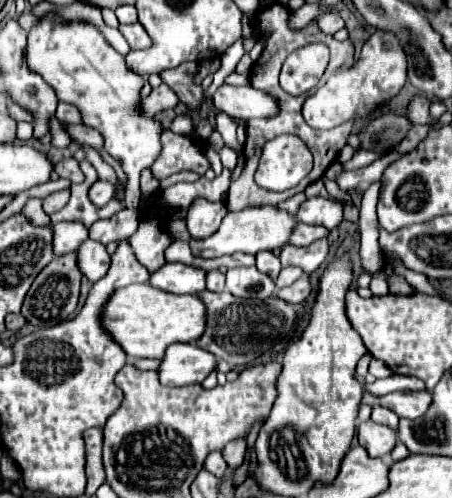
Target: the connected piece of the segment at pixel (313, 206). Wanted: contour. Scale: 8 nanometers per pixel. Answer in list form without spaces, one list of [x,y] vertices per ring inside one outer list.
[[[312,197],[300,205],[296,219],[308,225],[322,225],[334,229],[342,221],[342,205],[338,205],[332,199]]]

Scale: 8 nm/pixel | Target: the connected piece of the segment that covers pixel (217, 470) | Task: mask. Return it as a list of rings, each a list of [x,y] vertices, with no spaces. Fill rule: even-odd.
[[[214,451],[214,453],[208,455],[208,459],[206,459],[206,463],[204,463],[204,469],[220,479],[220,477],[224,475],[224,471],[228,469],[228,465],[226,465],[226,461],[222,459],[222,453],[220,453],[220,451]]]

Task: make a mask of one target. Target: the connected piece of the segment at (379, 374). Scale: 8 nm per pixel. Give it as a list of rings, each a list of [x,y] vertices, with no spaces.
[[[372,357],[372,361],[370,361],[368,373],[370,373],[372,377],[376,377],[376,379],[382,379],[382,377],[390,377],[390,375],[392,375],[392,371],[386,367],[386,363],[382,363],[380,359],[374,359],[374,357]]]

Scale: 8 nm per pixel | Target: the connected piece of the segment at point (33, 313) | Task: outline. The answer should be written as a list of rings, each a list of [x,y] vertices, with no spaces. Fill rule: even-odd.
[[[72,251],[72,253],[66,253],[66,255],[60,255],[56,259],[52,259],[40,273],[38,277],[34,279],[26,299],[24,299],[24,305],[22,305],[22,315],[26,317],[26,321],[34,327],[50,327],[50,325],[56,325],[56,323],[62,323],[66,321],[74,309],[76,309],[76,303],[78,303],[78,293],[80,293],[80,279],[82,279],[82,271],[78,269],[78,253]]]

